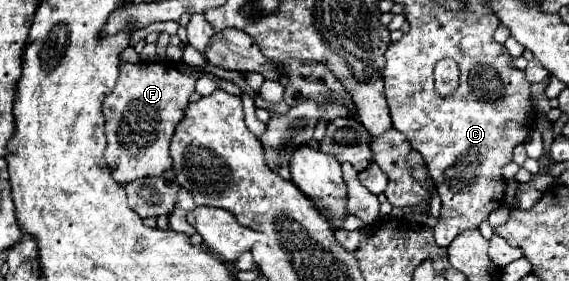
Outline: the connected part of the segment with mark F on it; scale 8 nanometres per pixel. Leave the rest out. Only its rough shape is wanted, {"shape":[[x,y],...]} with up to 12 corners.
{"shape":[[121,63],[103,101],[115,181],[171,167],[195,77]]}

